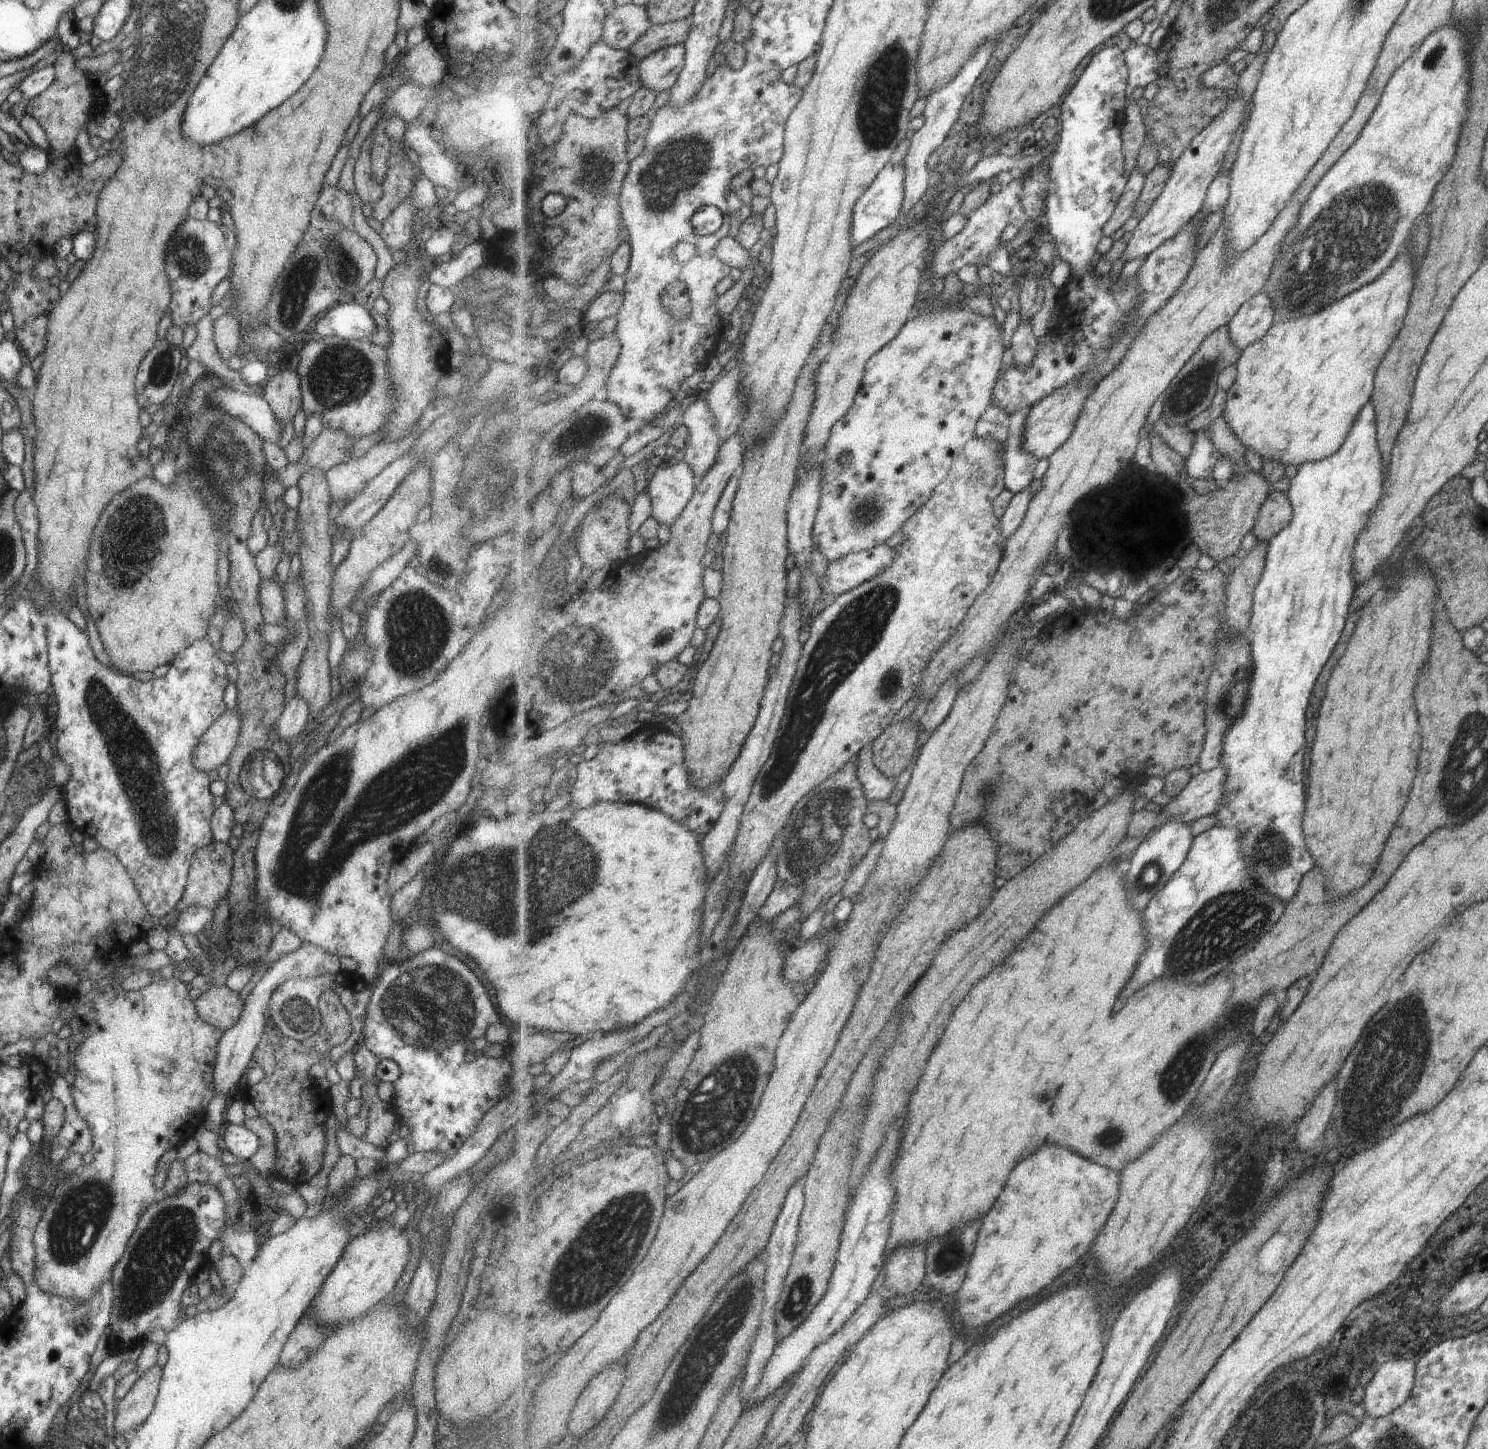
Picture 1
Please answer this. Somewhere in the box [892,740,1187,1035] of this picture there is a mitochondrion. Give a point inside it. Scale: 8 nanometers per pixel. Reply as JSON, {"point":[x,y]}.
{"point":[1005,794]}

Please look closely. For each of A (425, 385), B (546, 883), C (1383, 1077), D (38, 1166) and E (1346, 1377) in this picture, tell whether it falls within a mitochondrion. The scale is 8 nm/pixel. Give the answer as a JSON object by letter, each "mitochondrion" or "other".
{"A":"other","B":"mitochondrion","C":"mitochondrion","D":"mitochondrion","E":"other"}

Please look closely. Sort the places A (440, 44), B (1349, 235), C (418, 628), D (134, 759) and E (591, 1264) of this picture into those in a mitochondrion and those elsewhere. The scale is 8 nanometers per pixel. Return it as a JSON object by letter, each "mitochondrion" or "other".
{"A":"other","B":"mitochondrion","C":"mitochondrion","D":"mitochondrion","E":"mitochondrion"}

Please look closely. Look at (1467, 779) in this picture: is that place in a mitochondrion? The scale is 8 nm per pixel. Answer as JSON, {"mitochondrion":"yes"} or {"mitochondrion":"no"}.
{"mitochondrion":"yes"}

